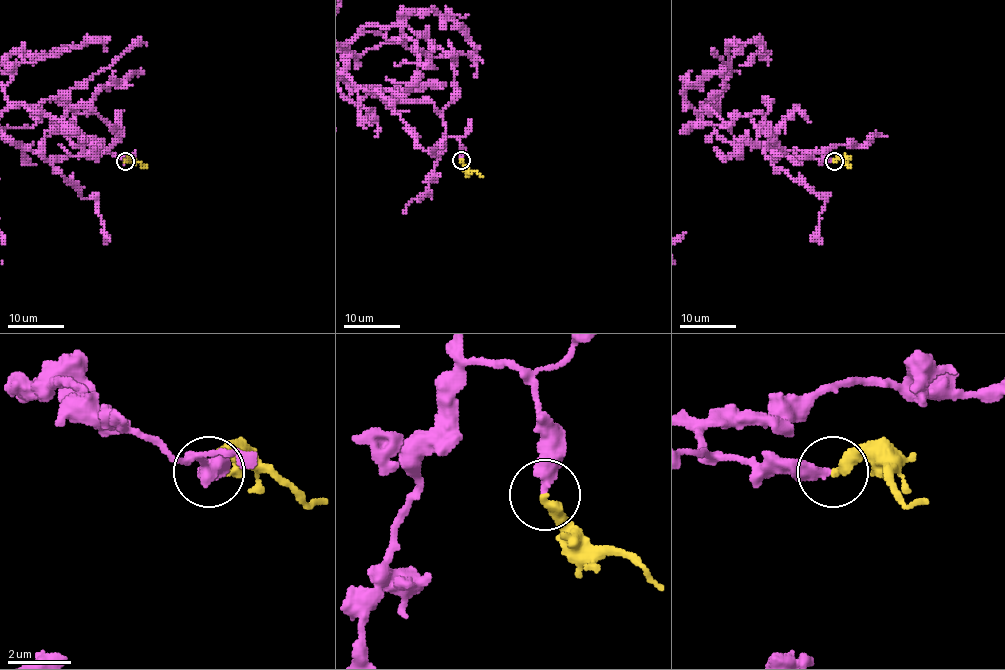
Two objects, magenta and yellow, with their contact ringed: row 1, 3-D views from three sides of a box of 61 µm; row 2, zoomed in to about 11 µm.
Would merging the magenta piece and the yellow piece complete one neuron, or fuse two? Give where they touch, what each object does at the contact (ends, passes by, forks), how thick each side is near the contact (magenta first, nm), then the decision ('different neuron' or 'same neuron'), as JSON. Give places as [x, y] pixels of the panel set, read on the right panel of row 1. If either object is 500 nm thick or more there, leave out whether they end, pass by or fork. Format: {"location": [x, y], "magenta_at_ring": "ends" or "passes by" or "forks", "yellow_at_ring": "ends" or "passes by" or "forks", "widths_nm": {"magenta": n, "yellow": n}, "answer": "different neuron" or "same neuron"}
{"location": [834, 161], "magenta_at_ring": "ends", "yellow_at_ring": "ends", "widths_nm": {"magenta": 400, "yellow": 360}, "answer": "same neuron"}

